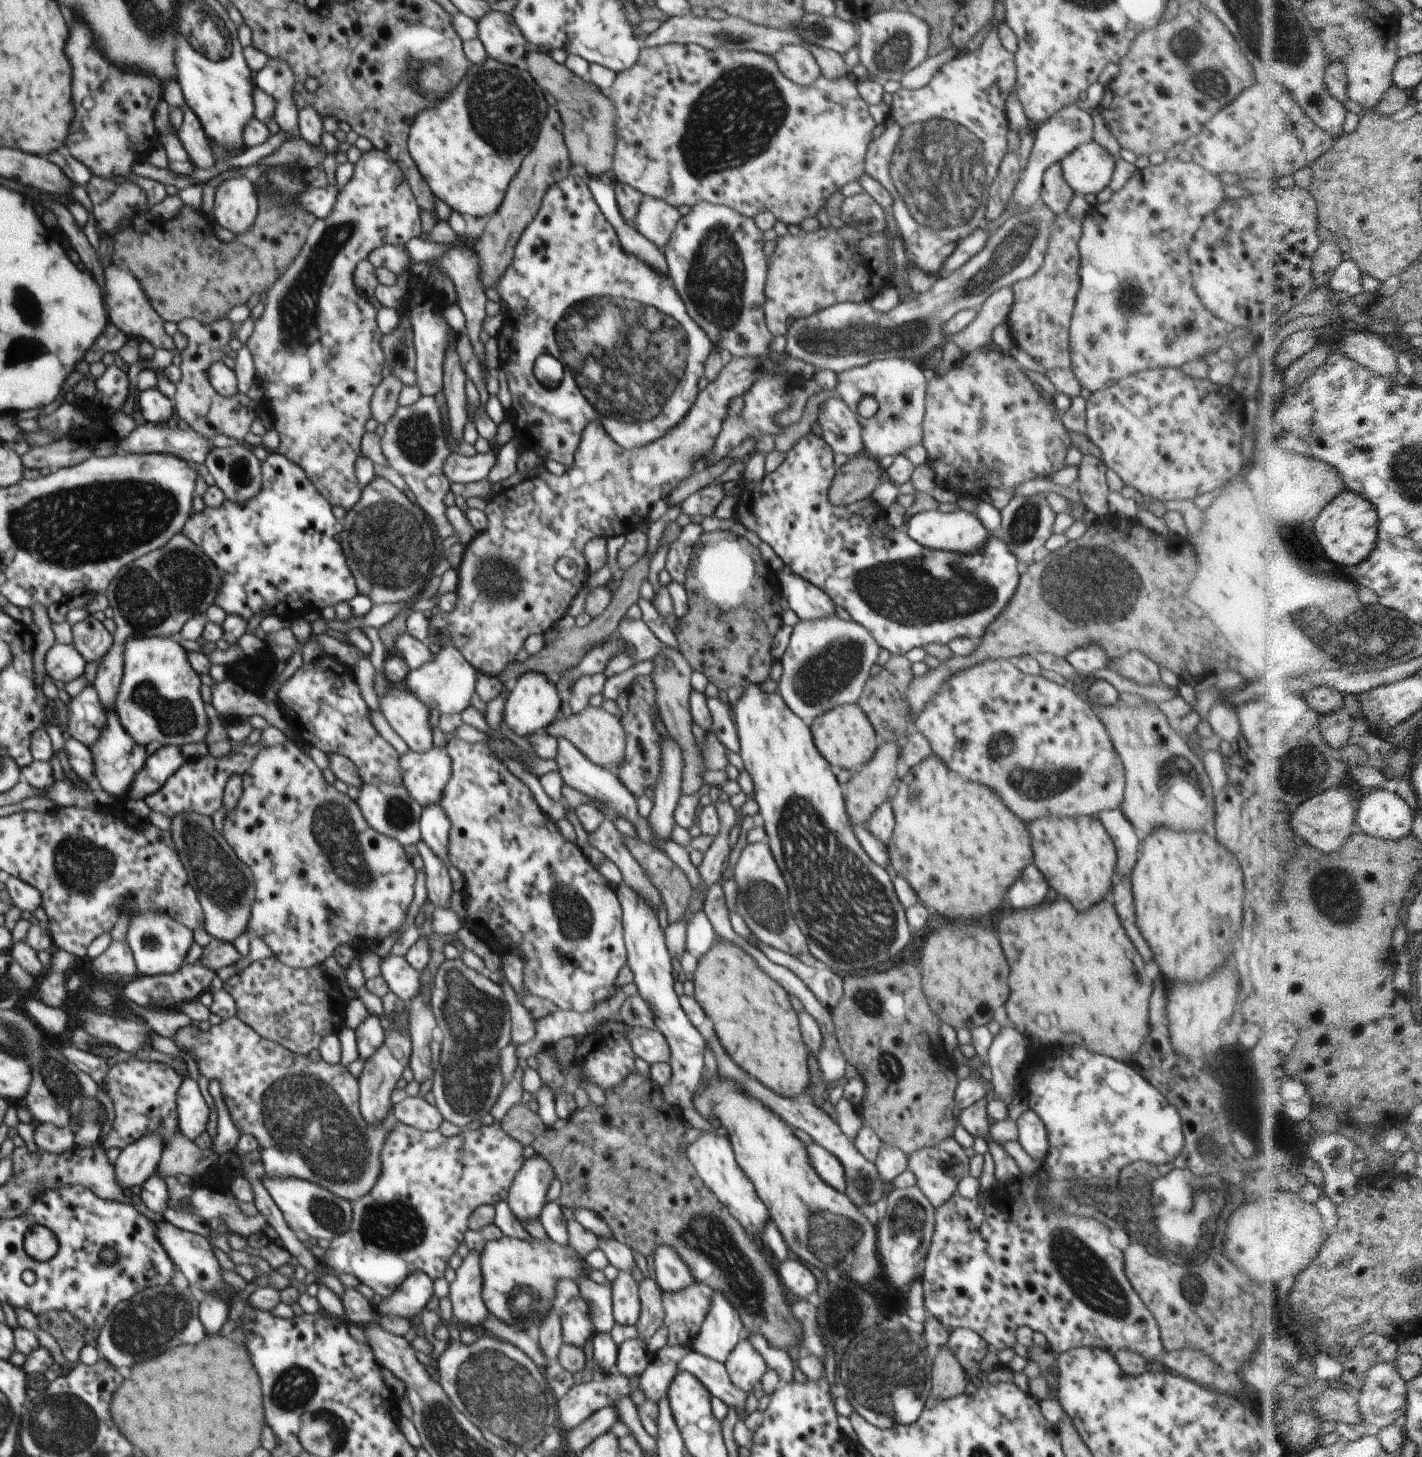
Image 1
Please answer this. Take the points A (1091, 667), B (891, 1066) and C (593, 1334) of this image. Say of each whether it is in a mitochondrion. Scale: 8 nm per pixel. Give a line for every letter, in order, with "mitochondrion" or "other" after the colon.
A: other
B: mitochondrion
C: other

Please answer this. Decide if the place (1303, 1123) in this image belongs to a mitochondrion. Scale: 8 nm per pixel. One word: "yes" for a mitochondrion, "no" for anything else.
no

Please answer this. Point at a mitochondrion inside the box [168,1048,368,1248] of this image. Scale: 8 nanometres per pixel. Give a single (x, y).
(327, 1212)

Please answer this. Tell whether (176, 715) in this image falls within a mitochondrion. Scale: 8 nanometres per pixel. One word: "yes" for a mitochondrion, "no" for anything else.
yes

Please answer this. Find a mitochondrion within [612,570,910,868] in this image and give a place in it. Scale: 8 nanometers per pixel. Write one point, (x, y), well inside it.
(820, 679)

